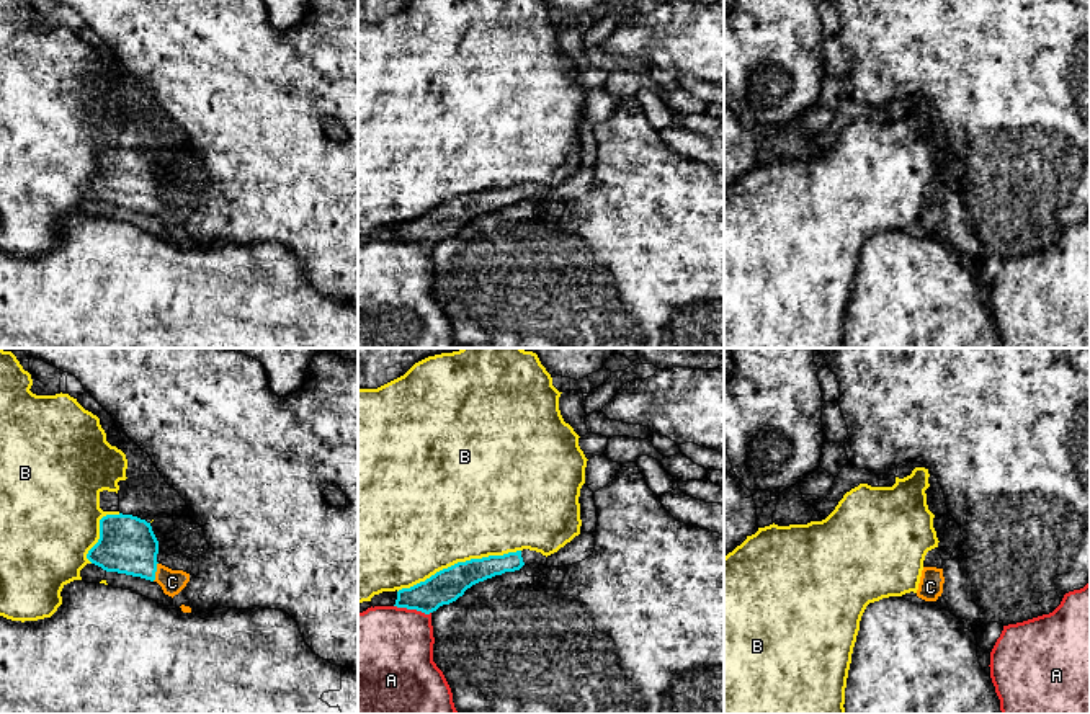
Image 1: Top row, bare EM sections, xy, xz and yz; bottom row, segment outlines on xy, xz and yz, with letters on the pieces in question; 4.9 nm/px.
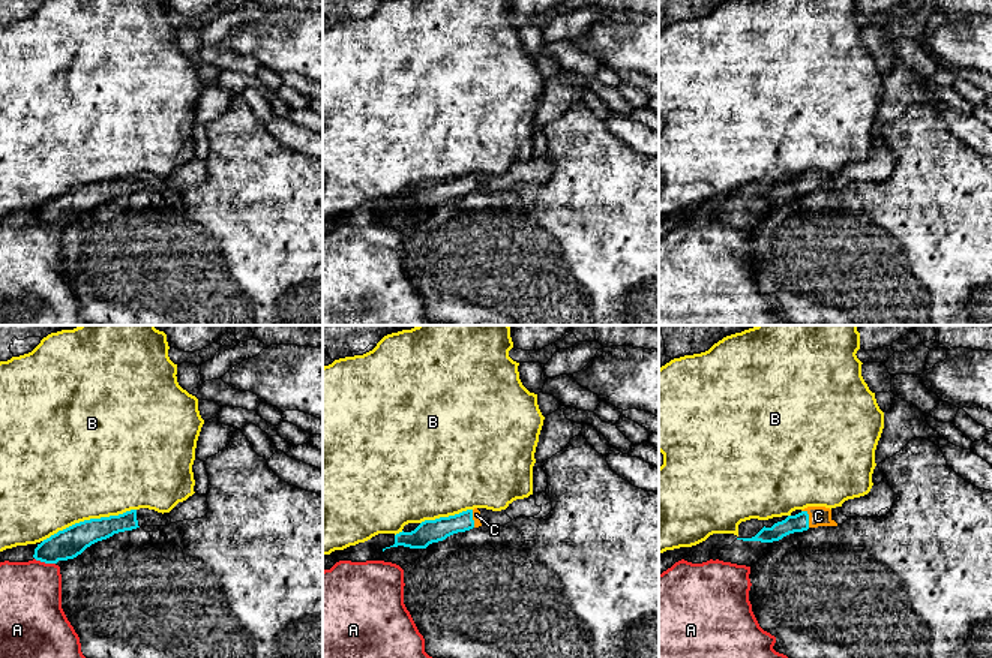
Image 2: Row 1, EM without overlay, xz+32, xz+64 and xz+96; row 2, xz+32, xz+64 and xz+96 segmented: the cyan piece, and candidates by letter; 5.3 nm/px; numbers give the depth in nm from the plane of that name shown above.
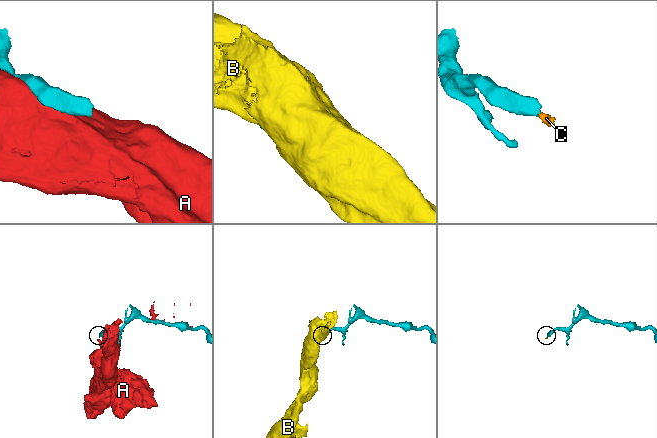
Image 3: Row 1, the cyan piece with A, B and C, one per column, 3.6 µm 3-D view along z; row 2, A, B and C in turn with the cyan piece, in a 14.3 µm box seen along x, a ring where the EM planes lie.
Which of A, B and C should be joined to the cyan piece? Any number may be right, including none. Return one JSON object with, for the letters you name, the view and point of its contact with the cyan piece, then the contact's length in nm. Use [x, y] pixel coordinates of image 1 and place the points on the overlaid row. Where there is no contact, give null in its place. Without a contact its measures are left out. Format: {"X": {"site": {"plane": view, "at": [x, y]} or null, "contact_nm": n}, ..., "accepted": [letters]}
{"C": {"site": {"plane": "xy", "at": [156, 571]}, "contact_nm": 100}, "accepted": ["C"]}

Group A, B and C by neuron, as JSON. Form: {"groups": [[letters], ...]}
{"groups": [["A"], ["B"], ["C"]]}

